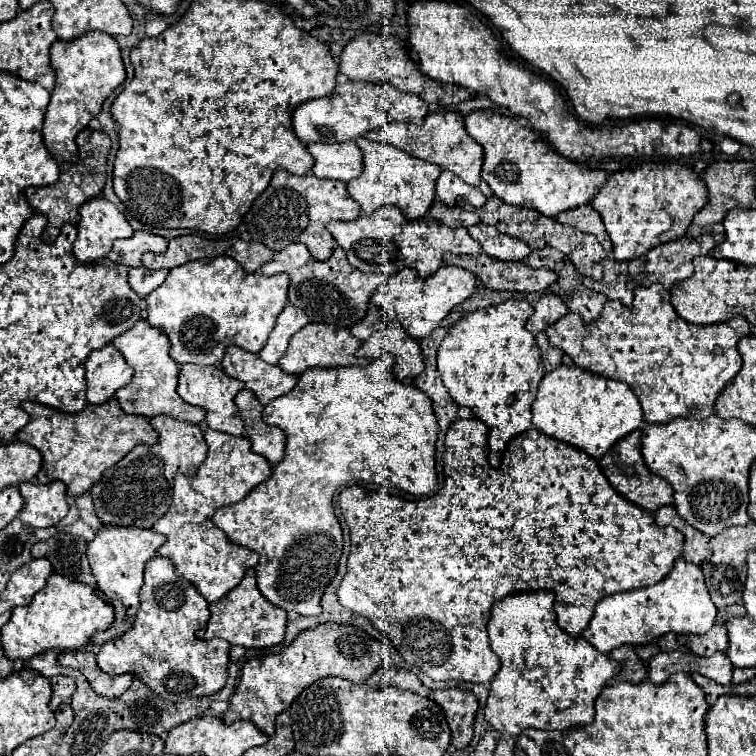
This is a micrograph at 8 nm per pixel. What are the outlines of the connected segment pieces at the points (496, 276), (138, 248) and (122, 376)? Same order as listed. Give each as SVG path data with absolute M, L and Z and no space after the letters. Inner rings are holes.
M446 253L444 263L472 271L488 289L496 291L544 291L558 279L558 275L548 269L532 269L522 261L498 261L486 253Z
M136 231L128 239L116 239L108 259L122 263L126 267L142 267L142 255L146 251L162 253L166 251L166 247L168 247L168 241L164 237L152 235L146 231Z
M112 343L92 351L84 367L88 383L86 399L94 405L102 405L112 399L120 387L126 387L132 381L132 367Z

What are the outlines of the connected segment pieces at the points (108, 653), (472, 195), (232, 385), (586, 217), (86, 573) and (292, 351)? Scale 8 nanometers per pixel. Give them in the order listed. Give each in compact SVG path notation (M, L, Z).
M156 555L146 563L146 569L144 569L144 585L140 589L140 607L136 613L134 627L126 631L122 637L116 637L104 643L96 653L96 661L104 673L138 675L142 683L146 683L154 693L158 693L162 699L168 699L168 701L184 701L200 695L214 695L226 685L226 679L228 679L230 645L222 639L202 641L196 637L196 631L206 627L208 619L210 619L208 603L202 599L196 587L176 573L170 559Z
M442 171L440 173L440 177L436 181L436 197L442 203L446 203L448 207L454 207L458 197L464 197L474 207L482 207L486 203L486 197L482 195L482 191L478 187L472 187L472 185L464 183L462 179L458 179L450 171Z
M180 365L178 373L178 395L196 407L202 407L206 411L206 425L210 429L218 429L228 435L242 435L244 423L238 415L238 409L234 405L236 393L244 387L242 381L228 377L220 367L204 367L204 365Z
M582 205L582 207L574 207L570 211L564 211L560 215L554 217L556 221L564 223L564 225L572 225L584 233L592 233L596 235L596 239L604 245L604 249L608 253L612 253L612 241L610 237L606 235L606 229L604 229L604 223L600 219L600 215L594 211L592 205Z
M60 531L46 541L38 541L32 547L32 555L34 557L44 555L52 563L54 573L60 573L72 581L90 583L90 586L94 587L96 595L103 597L97 588L92 571L90 571L88 557L86 557L86 541L82 537Z
M308 323L294 339L290 339L290 347L286 355L278 361L278 367L284 369L286 373L300 375L308 367L346 367L346 365L360 365L362 361L354 357L356 349L360 347L360 339L356 339L350 329L344 327L334 327L328 323Z

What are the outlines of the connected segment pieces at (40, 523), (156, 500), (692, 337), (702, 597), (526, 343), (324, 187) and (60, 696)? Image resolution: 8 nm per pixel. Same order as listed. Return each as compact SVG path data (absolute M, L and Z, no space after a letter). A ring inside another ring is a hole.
M50 481L46 485L42 483L22 483L18 485L20 495L24 497L24 509L20 515L20 521L30 525L30 527L52 527L60 519L66 517L68 513L68 503L66 503L66 485L62 481Z
M158 415L150 423L154 431L158 431L158 443L152 447L134 447L122 461L104 471L102 479L90 489L94 509L102 525L132 525L152 529L152 525L166 513L166 507L170 507L174 477L178 473L194 477L206 459L208 445L204 441L202 427L182 423L166 415Z
M658 283L650 287L636 287L632 307L626 307L618 301L608 301L602 315L590 325L582 323L576 313L568 313L546 329L550 343L570 355L580 369L628 383L638 397L644 419L648 423L666 423L676 417L698 421L710 417L714 413L714 403L718 395L726 385L732 383L742 367L742 357L736 345L748 333L750 325L744 317L734 317L718 325L690 325L688 321L678 317L670 303L670 293Z
M678 559L660 583L602 599L596 605L594 617L582 637L598 651L610 653L620 645L650 644L666 633L706 633L714 625L714 617L716 607L706 591L702 569L694 563Z
M520 299L478 309L454 323L446 333L446 341L438 347L438 371L450 397L468 407L490 429L488 461L492 467L500 467L502 453L514 435L532 429L530 407L538 383L546 375L536 337L524 327L532 311L532 305Z
M276 169L270 185L264 189L264 193L252 203L250 211L244 215L244 223L246 223L246 229L252 235L252 239L258 241L258 243L266 243L266 247L270 247L272 251L280 251L282 247L286 247L290 243L304 243L314 259L326 261L330 257L334 245L336 245L332 235L326 231L326 223L332 221L332 219L354 221L358 215L360 215L360 207L346 193L346 183L332 181L332 179L318 179L314 175L298 177L298 175L288 173L286 169Z
M58 675L58 677L50 677L50 683L52 683L50 709L56 711L60 703L64 703L64 701L70 699L70 695L72 695L74 689L76 689L76 683L74 683L72 677L62 677L62 675Z

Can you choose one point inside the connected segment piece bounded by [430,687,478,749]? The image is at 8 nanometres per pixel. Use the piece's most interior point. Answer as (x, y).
(460, 707)

